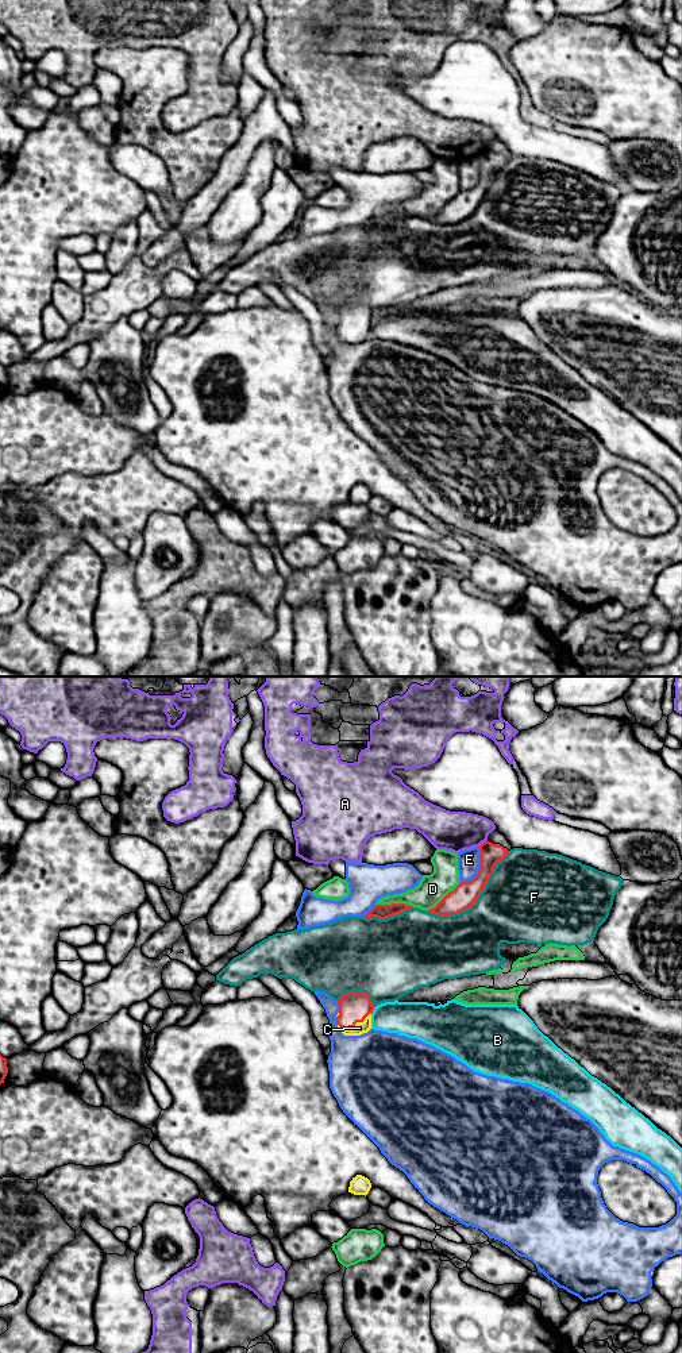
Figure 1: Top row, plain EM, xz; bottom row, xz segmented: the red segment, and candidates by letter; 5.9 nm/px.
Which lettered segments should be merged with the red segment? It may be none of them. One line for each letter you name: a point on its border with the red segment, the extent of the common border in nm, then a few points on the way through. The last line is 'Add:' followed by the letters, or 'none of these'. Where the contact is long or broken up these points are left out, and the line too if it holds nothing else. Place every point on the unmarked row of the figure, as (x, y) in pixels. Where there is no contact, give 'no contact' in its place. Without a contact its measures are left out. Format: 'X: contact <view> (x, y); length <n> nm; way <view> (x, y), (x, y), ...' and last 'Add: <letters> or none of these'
C: contact xz (354, 334); length 220 nm; way xz (354, 316), (354, 334), (359, 336)
Add: C

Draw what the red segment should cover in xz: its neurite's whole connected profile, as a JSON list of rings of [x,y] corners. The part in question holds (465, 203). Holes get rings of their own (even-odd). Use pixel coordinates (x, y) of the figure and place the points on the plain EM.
[[[488,149],[478,157],[478,182],[471,189],[459,192],[434,217],[427,219],[428,221],[440,226],[454,224],[470,217],[477,211],[493,182],[496,173],[509,162],[502,154],[493,153]]]

